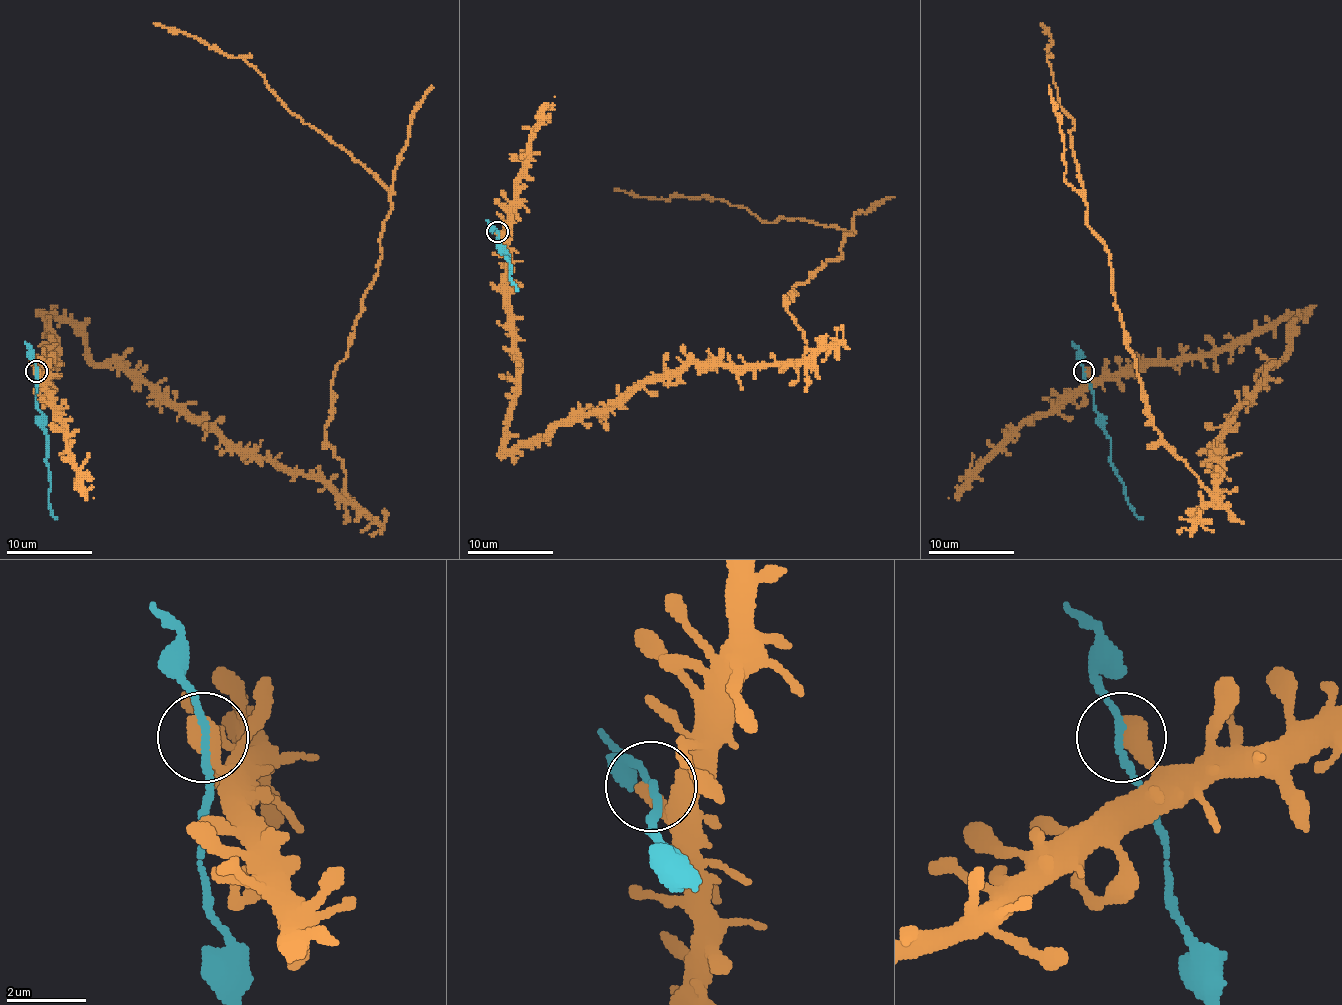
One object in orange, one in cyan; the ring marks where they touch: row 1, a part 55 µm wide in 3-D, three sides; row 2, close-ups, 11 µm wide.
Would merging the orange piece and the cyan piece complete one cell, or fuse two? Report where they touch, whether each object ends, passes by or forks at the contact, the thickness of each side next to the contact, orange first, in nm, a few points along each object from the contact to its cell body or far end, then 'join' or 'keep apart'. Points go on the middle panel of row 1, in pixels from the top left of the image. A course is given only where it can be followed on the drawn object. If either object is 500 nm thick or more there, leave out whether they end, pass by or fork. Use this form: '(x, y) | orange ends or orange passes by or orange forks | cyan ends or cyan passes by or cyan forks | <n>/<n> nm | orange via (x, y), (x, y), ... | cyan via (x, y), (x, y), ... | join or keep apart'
(497, 231) | 550/150 nm | orange via (497, 231), (516, 361), (507, 451), (689, 363), (804, 361), (785, 304), (849, 233), (614, 188) | cyan via (497, 231), (497, 242), (503, 248), (511, 271), (509, 278), (518, 291) | join

